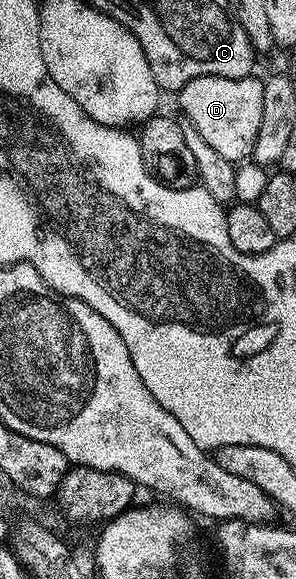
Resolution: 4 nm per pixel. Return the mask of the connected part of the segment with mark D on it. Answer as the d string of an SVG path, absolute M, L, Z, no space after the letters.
M201 76L197 80L189 80L189 84L178 91L177 98L183 109L182 117L193 124L209 148L213 148L225 160L239 164L251 158L253 144L257 140L257 128L261 128L262 95L263 82L255 79L255 76Z

